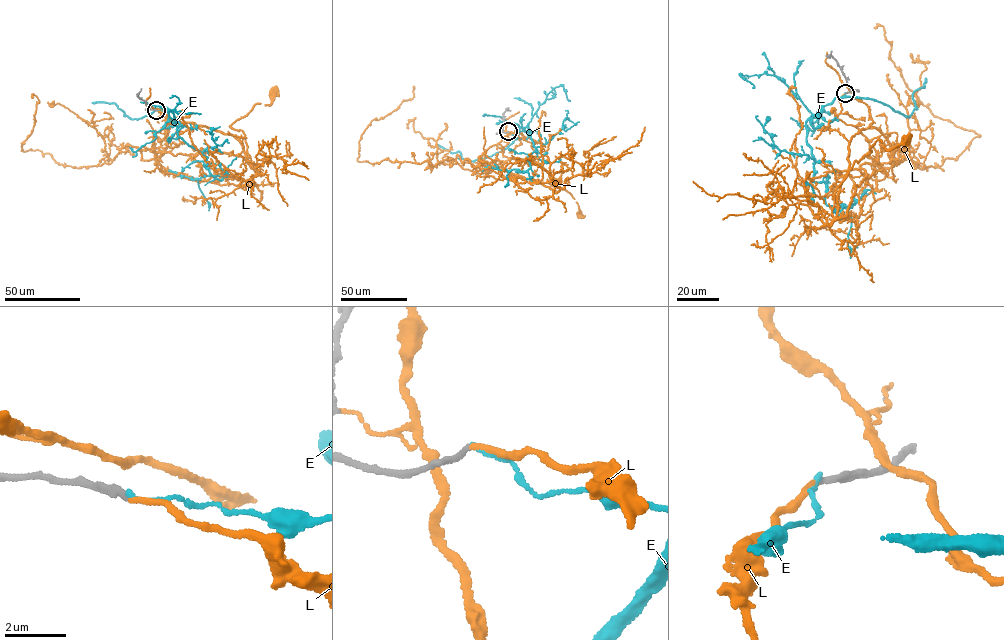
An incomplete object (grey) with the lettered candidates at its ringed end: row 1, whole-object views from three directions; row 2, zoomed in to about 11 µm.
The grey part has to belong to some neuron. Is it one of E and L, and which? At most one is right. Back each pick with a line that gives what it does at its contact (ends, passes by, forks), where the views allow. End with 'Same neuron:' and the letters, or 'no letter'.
L: it ends
Same neuron: L

